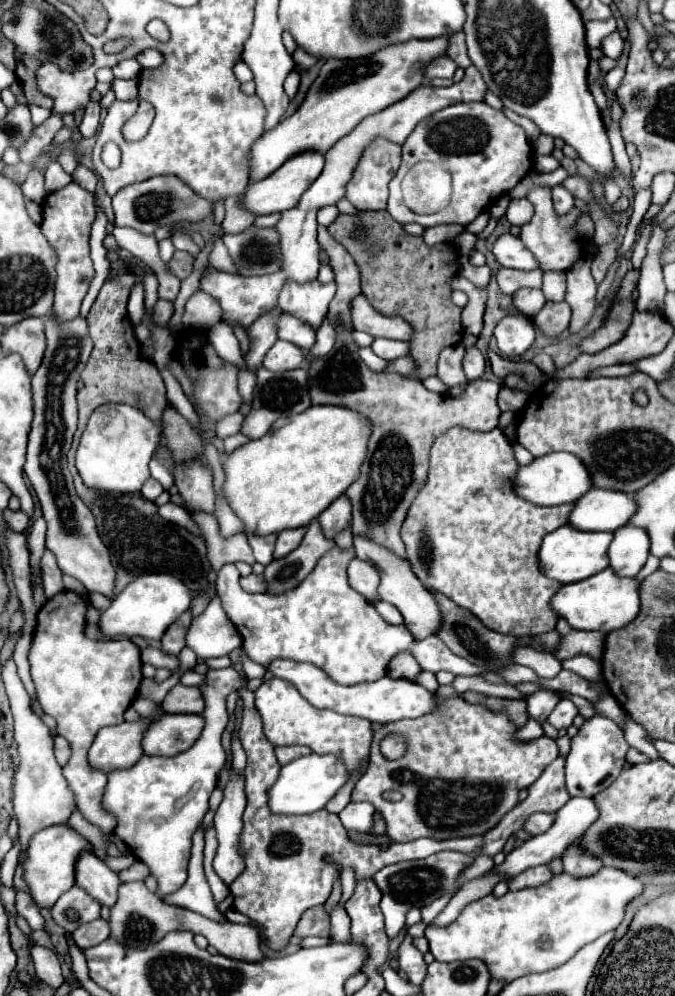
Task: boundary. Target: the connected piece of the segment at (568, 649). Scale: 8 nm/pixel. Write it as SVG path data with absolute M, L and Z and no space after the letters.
M558 620L556 624L558 632L562 634L562 644L560 650L556 652L558 660L568 660L574 656L590 656L592 660L602 658L602 646L604 646L604 636L598 636L596 632L578 632L568 626L566 620Z

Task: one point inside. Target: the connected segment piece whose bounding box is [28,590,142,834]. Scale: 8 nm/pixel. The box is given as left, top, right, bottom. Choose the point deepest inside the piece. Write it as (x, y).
(84, 684)

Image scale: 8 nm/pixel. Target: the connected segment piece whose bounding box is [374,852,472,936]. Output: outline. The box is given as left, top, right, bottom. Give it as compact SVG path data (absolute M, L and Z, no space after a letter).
M438 852L434 856L412 860L412 862L398 862L384 866L380 872L374 874L374 882L382 890L382 914L386 918L386 934L396 936L404 928L404 916L412 906L428 906L434 898L442 896L448 890L456 888L458 874L472 864L472 858L462 852Z

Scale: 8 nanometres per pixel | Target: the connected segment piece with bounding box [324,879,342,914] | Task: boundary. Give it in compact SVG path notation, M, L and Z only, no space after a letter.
M337 879L334 883L330 897L324 904L325 910L326 912L328 912L328 914L330 914L332 906L334 906L334 904L337 904L340 901L341 896L342 896L342 885L340 879Z

